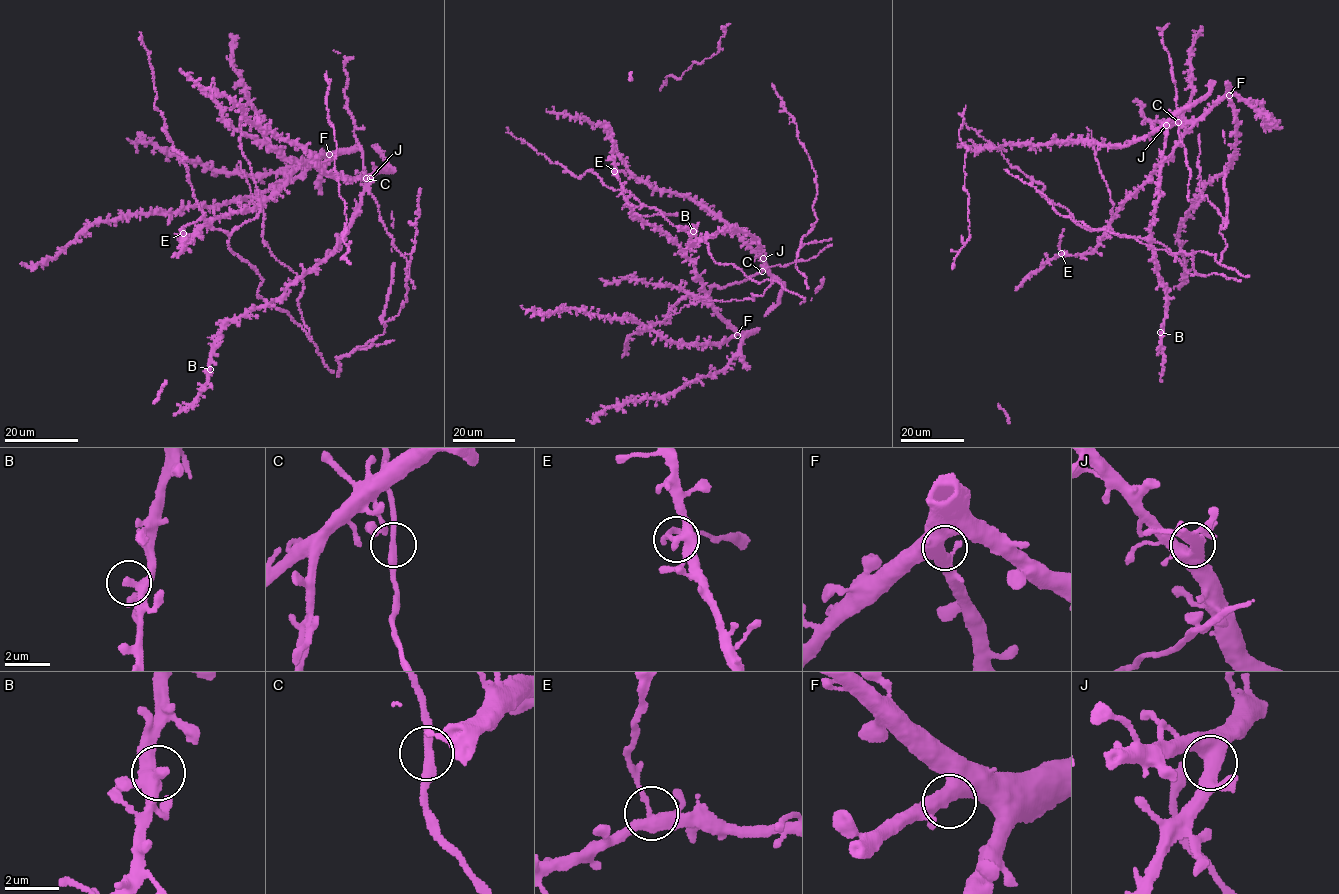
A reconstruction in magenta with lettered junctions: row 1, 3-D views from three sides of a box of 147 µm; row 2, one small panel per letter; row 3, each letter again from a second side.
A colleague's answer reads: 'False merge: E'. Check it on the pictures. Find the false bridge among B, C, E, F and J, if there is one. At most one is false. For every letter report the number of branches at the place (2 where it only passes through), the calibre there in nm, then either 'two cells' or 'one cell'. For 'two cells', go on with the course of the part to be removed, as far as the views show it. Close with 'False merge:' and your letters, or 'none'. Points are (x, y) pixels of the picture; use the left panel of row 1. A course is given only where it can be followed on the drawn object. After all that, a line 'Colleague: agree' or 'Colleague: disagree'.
B: branches 3; calibre 320 nm; one cell
C: branches 3; calibre 240 nm; one cell
E: branches 3; calibre 320 nm; two cells; course (183, 233), (185, 226), (196, 222), (205, 212)
F: branches 3; calibre 400 nm; one cell
J: branches 3; calibre 400 nm; one cell
False merge: E
Colleague: agree

